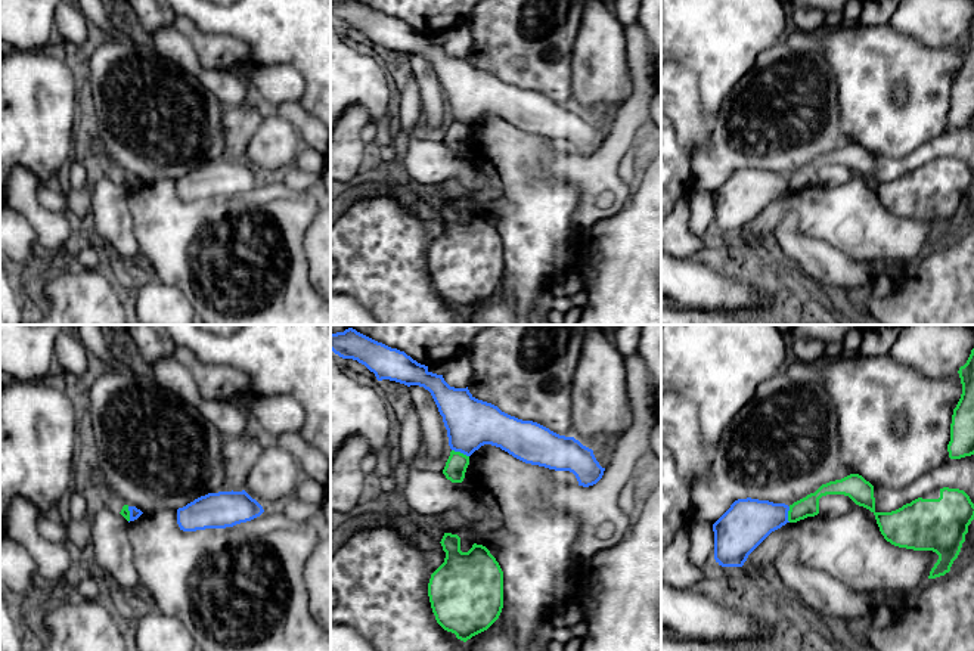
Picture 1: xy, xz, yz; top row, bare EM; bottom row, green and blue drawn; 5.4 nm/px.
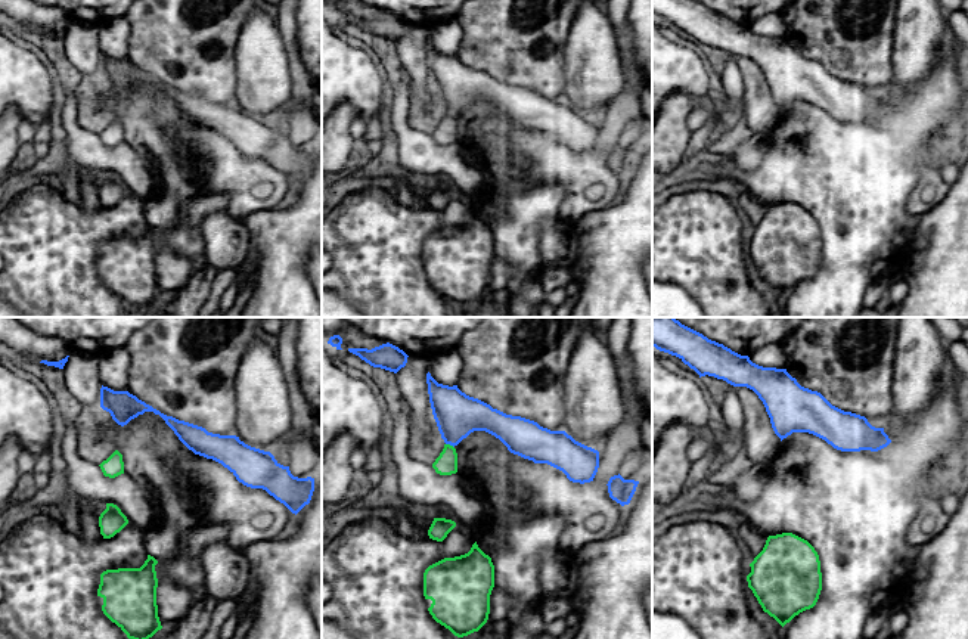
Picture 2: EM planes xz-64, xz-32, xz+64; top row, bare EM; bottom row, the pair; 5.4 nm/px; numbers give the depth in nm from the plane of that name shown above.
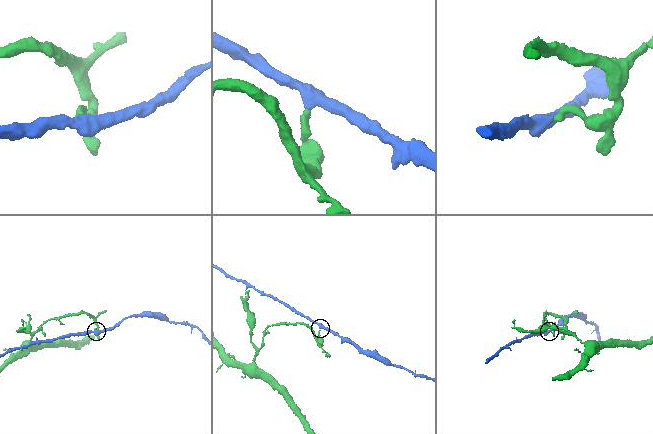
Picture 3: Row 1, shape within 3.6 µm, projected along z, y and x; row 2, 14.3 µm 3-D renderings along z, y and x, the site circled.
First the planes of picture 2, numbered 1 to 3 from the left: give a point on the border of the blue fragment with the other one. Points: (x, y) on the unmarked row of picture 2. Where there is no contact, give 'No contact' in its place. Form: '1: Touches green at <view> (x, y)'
1: No contact
2: Touches green at xz-32 (449, 114)
3: No contact

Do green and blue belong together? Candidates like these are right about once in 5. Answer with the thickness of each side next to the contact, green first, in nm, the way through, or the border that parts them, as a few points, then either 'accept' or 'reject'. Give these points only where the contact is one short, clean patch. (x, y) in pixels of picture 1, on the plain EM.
calibres 120 and 260 nm; border xz (452, 118), (468, 126); reject

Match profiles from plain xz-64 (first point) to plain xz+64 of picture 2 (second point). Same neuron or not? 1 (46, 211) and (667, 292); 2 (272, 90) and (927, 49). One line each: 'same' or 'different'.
1: different
2: same

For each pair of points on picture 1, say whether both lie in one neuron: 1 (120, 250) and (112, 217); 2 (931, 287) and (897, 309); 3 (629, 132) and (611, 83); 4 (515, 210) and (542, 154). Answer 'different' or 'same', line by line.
1: same
2: same
3: different
4: same

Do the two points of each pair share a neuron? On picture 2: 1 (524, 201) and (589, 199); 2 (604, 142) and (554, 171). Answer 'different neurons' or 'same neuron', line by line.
1: different neurons
2: same neuron

